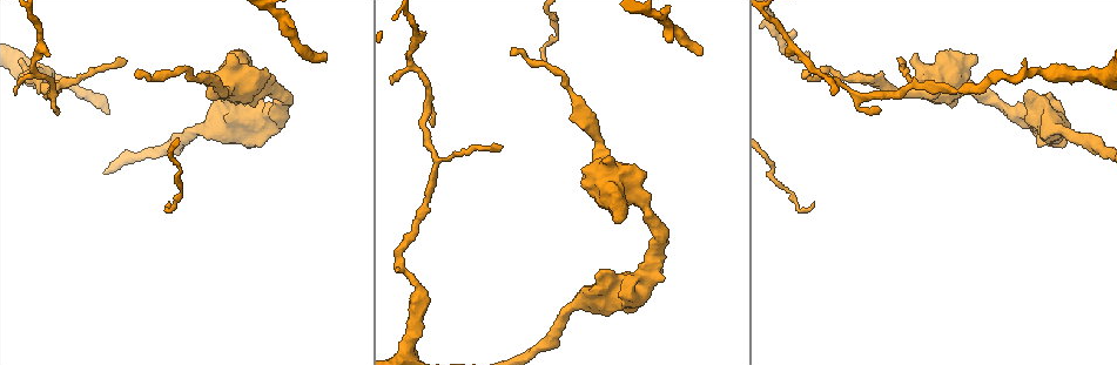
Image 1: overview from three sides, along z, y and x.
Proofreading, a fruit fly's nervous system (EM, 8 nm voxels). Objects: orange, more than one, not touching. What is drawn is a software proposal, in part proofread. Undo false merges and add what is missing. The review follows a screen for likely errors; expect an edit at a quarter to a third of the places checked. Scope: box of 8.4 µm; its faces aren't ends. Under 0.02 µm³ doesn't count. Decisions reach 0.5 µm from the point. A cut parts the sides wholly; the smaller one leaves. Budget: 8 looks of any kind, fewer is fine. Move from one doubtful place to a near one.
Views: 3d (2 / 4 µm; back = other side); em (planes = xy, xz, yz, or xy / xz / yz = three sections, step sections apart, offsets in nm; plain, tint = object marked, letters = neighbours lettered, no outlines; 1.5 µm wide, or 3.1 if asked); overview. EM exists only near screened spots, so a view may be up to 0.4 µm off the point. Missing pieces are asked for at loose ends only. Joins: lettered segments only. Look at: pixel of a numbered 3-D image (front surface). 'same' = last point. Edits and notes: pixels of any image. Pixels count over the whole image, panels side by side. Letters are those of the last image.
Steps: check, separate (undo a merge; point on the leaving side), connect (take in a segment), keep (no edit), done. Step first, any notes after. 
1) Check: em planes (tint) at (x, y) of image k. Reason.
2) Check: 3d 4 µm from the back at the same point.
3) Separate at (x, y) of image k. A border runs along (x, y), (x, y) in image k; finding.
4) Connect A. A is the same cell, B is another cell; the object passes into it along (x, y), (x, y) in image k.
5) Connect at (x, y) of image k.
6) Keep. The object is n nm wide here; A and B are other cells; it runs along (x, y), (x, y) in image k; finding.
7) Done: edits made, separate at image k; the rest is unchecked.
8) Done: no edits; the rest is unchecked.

Check: 3d 2 µm at (140, 70) of image 1. Branch stops here.

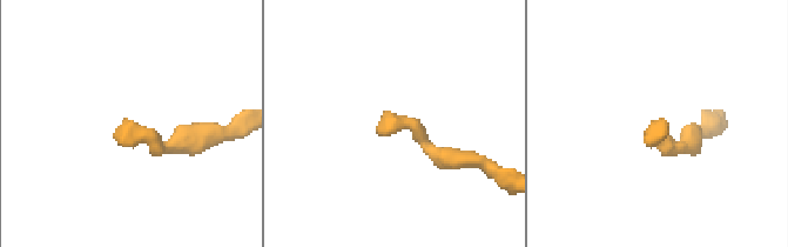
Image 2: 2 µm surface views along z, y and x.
Check: em planes (letters) at (129, 124) of image 2.

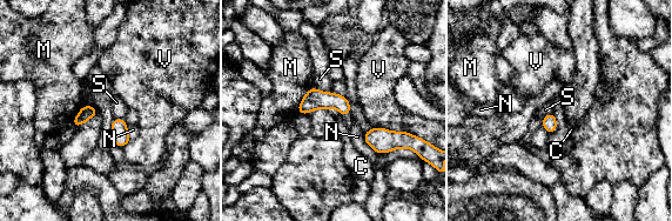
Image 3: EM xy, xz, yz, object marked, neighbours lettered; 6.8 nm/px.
Keep. The object is 90 nm wide here; C, M, N, S and V are other cells; a border runs along (311, 87), (302, 99), (297, 112) in image 3; no lettered segment goes on from it.

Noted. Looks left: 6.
Check: em xz step 8 (tint) at (899, 61) of image 1. Branch stops here.

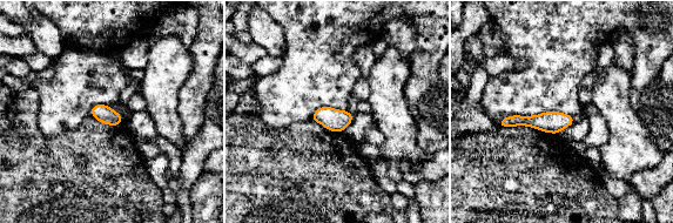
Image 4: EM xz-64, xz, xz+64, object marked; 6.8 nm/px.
Check: em planes (letters) at the same point.

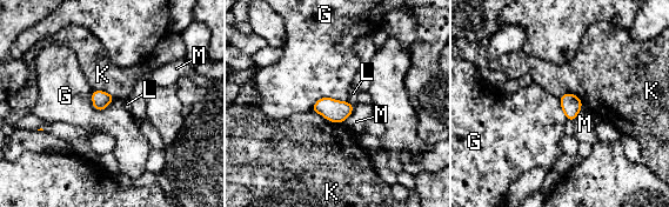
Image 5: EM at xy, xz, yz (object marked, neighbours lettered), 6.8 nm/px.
Keep. G, K, L and M are other cells; a border runs along (348, 102), (320, 98), (310, 109) in image 5; no lettered segment goes on from it.

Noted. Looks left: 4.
Check: em xy step 4 (letters) at (701, 54) of image 1. Branch stops here.

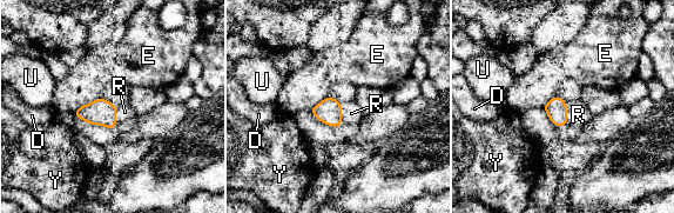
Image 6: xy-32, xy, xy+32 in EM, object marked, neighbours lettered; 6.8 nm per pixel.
Check: em xz step 8 (letters) at the same point. Cut it another way.

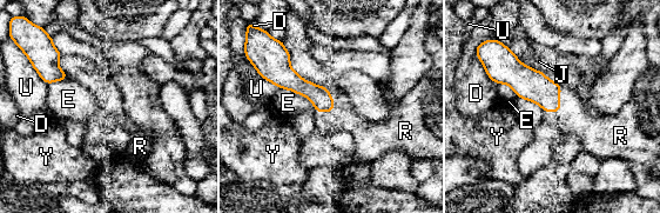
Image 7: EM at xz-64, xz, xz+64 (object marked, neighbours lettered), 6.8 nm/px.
Connect R. The object is 140 nm wide here; R is the same cell, D, E, J, U and Y are other cells; the neuron continues.

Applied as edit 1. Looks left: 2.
Done: edits made, connect at image 7; the rest is unchecked.

